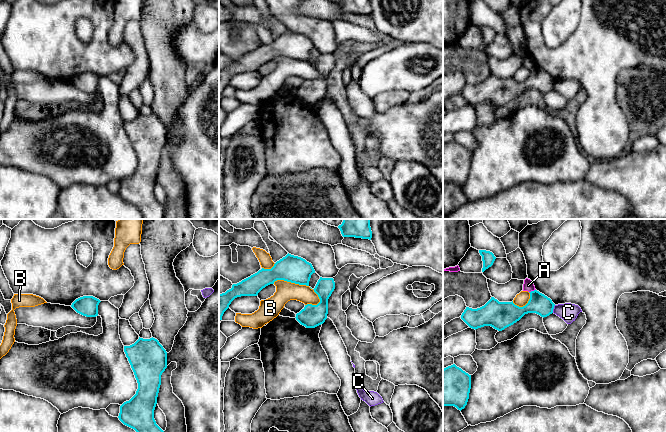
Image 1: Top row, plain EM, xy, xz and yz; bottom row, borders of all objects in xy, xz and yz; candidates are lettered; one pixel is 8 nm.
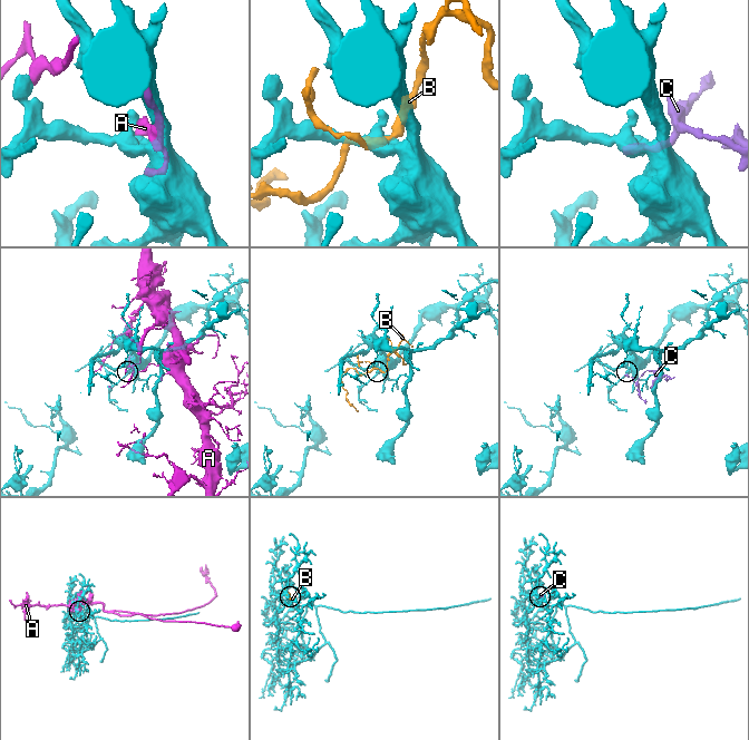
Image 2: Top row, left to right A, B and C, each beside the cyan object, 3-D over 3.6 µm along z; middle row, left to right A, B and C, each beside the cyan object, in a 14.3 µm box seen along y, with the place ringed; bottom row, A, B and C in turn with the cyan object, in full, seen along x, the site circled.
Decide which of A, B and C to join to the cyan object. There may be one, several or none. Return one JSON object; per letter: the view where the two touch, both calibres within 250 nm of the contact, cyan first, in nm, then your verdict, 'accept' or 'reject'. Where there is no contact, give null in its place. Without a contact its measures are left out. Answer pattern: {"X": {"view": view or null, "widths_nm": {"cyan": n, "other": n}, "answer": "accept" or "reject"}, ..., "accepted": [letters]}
{"A": {"view": "yz", "widths_nm": {"cyan": 160, "other": 90}, "answer": "reject"}, "B": {"view": "xz", "widths_nm": {"cyan": 220, "other": 160}, "answer": "reject"}, "C": {"view": "yz", "widths_nm": {"cyan": 160, "other": 150}, "answer": "reject"}, "accepted": []}

